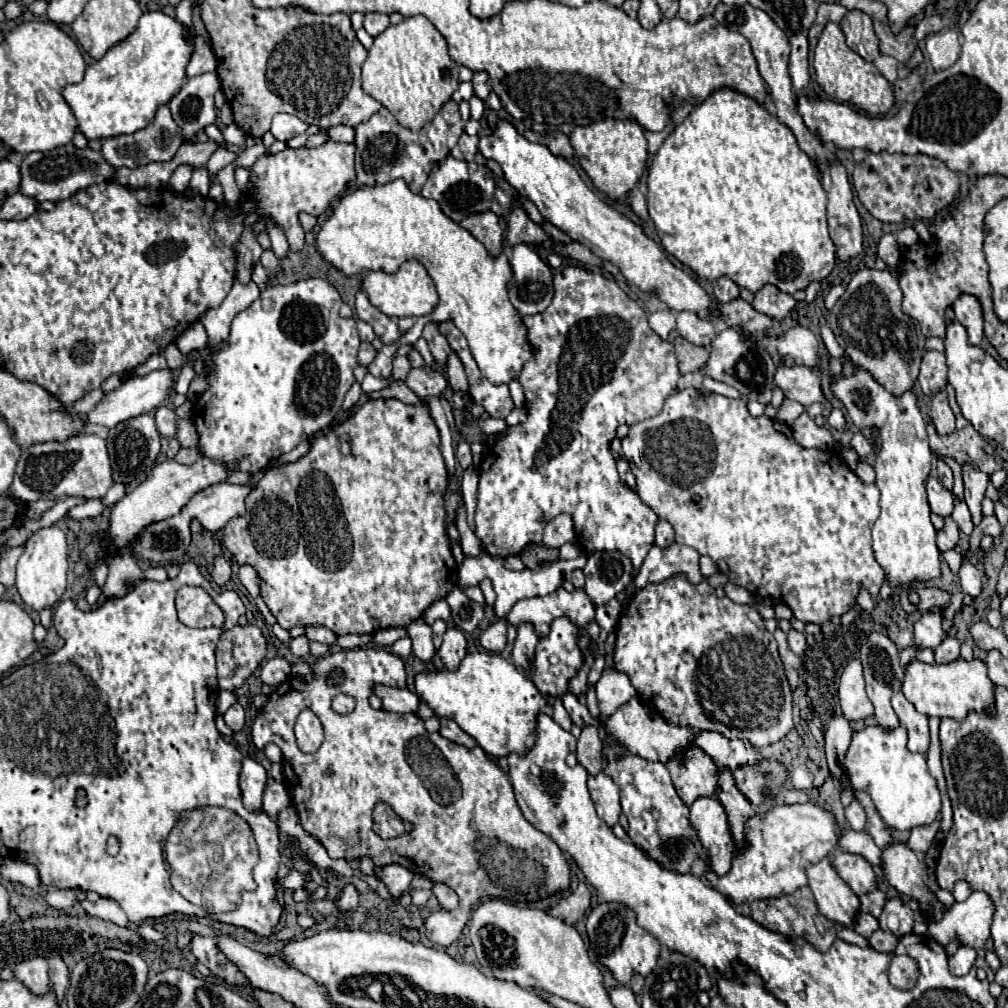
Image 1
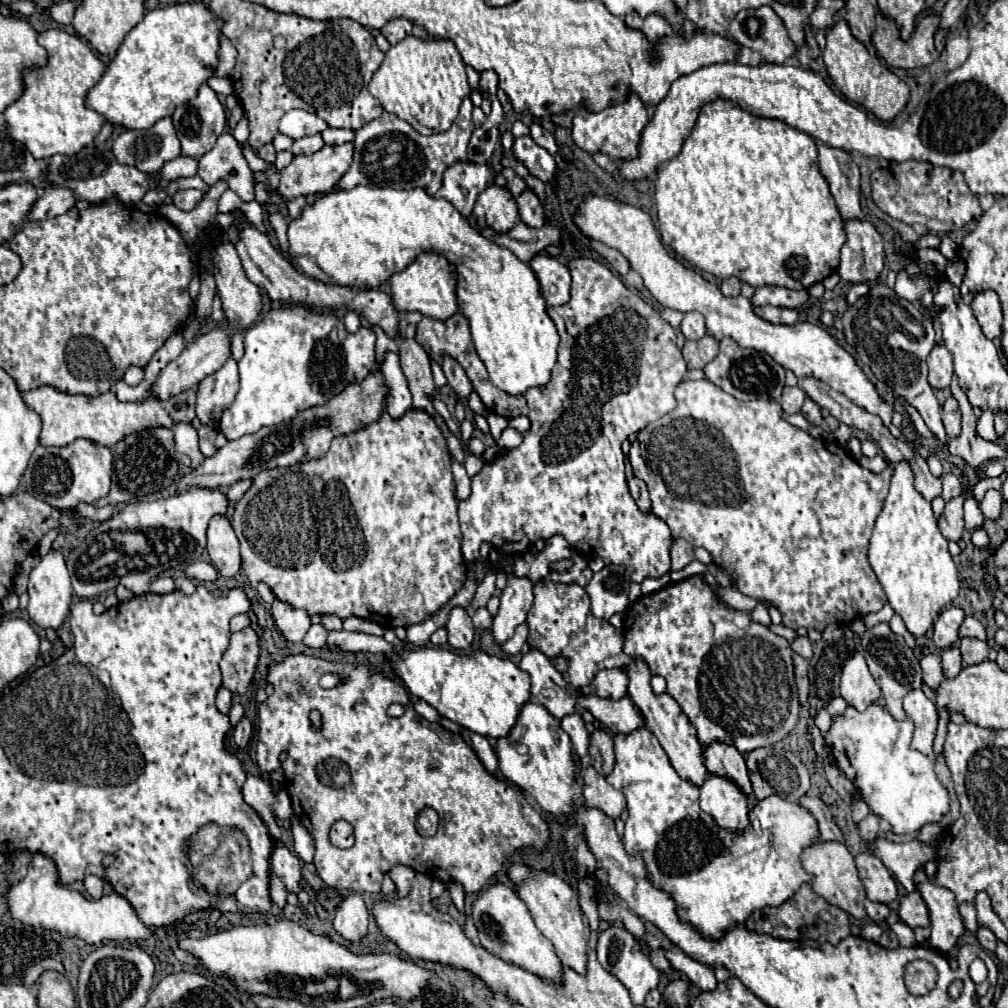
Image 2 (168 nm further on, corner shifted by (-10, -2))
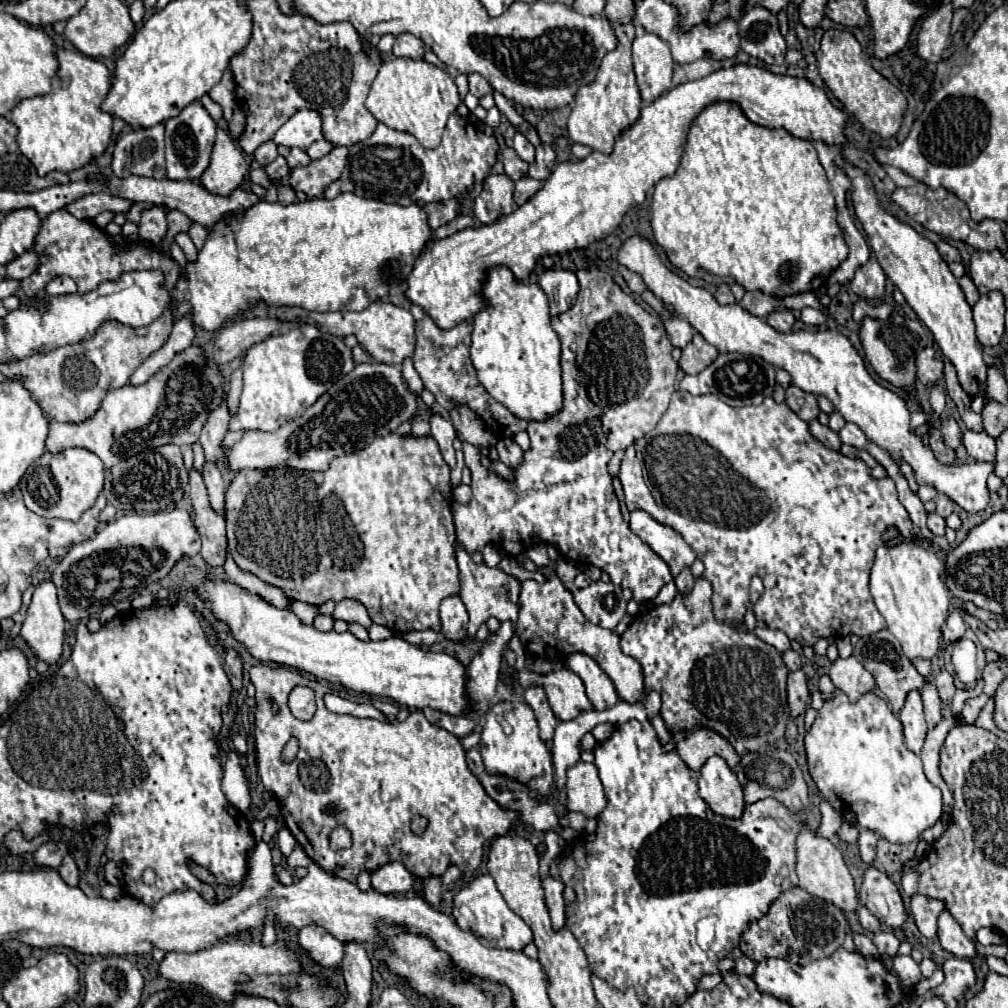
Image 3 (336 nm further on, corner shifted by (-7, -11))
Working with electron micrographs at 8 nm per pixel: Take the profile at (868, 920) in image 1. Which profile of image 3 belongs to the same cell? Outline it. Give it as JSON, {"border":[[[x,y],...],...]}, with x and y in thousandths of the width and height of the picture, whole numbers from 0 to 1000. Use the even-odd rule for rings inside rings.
{"border":[[[889,948],[885,964],[895,972],[895,976],[899,976],[899,980],[903,980],[903,976],[909,976],[915,970],[913,958],[903,948]]]}

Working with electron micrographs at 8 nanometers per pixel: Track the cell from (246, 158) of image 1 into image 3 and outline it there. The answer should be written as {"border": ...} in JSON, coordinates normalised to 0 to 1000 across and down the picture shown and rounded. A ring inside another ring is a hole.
{"border":[[[266,139],[264,143],[258,143],[252,151],[252,157],[256,159],[258,165],[266,165],[274,155],[276,155],[276,149],[274,149],[274,143],[270,139]]]}

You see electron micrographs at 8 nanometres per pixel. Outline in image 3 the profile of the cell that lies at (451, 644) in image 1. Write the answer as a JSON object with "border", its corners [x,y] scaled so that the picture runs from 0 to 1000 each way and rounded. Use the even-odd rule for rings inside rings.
{"border":[[[444,591],[437,599],[437,615],[440,631],[448,637],[456,637],[462,633],[462,621],[464,621],[464,607],[458,599],[456,591]]]}

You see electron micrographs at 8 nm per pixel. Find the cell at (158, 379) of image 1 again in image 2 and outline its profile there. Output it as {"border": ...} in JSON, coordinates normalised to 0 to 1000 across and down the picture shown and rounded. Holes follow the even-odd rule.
{"border":[[[211,324],[209,328],[197,332],[189,342],[186,342],[182,346],[182,350],[176,356],[172,356],[162,366],[162,370],[158,370],[156,378],[146,386],[146,392],[154,394],[154,396],[168,396],[172,392],[178,392],[180,388],[188,388],[188,386],[195,384],[197,378],[201,378],[205,372],[213,370],[225,358],[227,352],[229,352],[229,336],[227,336],[223,324]]]}

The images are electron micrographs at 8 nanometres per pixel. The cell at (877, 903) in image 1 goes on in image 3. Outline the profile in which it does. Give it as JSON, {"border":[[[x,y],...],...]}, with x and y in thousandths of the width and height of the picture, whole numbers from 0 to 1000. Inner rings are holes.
{"border":[[[851,899],[851,911],[853,911],[853,917],[855,917],[855,921],[859,923],[859,925],[869,925],[869,923],[873,923],[873,913],[869,911],[869,909],[865,909],[863,905],[861,905],[861,901],[859,899]]]}

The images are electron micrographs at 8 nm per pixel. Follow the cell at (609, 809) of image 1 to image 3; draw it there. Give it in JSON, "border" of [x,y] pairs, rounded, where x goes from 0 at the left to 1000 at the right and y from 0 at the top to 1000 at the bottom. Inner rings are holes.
{"border":[[[573,756],[562,764],[562,798],[565,804],[579,806],[583,812],[599,804],[601,790],[589,758]]]}

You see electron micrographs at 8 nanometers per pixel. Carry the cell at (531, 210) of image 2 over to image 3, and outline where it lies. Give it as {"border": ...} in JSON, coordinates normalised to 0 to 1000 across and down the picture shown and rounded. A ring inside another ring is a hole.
{"border":[[[520,175],[516,179],[512,179],[512,188],[510,188],[510,198],[514,204],[518,204],[526,194],[530,194],[534,188],[536,188],[538,181],[536,179],[530,179],[526,175]]]}

